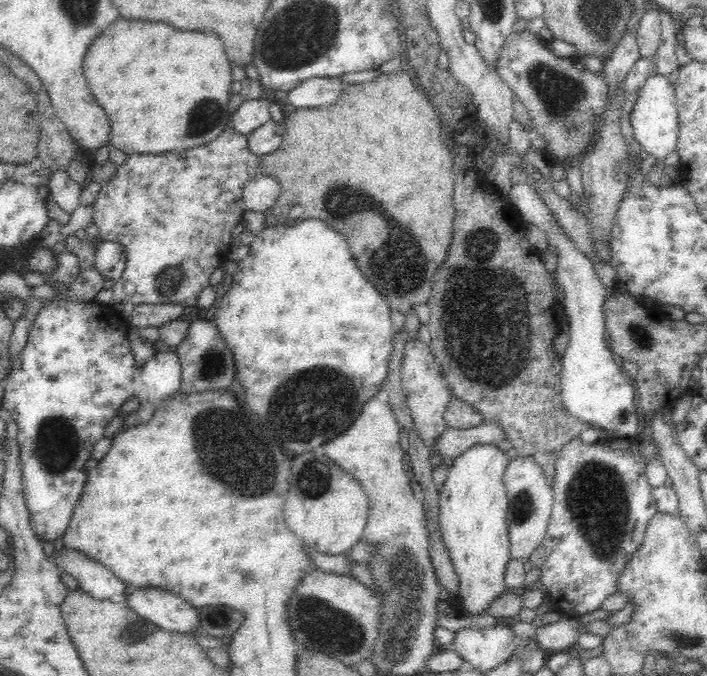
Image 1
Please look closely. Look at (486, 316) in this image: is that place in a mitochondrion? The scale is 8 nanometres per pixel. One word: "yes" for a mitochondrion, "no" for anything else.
yes

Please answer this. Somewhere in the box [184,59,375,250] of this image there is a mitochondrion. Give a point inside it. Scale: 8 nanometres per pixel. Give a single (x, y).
(201, 123)

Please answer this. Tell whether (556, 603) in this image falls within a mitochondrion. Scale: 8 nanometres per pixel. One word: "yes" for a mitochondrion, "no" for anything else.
no

